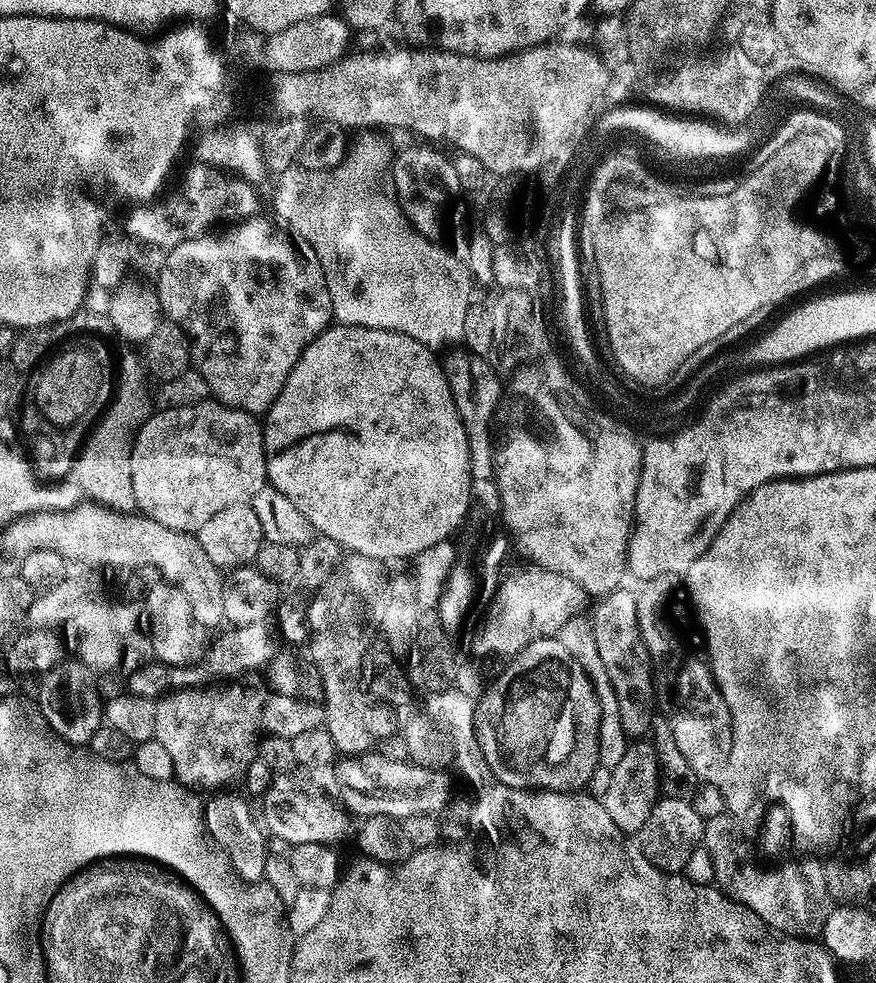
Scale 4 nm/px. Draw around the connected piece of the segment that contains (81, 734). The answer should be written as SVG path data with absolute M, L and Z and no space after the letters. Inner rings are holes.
M68 658L49 672L43 673L39 680L38 707L52 731L62 737L67 744L87 745L94 730L100 728L104 719L100 688L96 685L97 677L86 665L81 664L79 659Z

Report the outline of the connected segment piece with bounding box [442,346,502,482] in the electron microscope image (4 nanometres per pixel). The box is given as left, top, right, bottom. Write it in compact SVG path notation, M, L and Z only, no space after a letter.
M463 346L456 347L442 360L446 382L450 386L454 406L458 406L458 418L462 418L462 426L466 430L473 481L491 481L494 476L494 415L502 395L502 380L498 378L497 369L485 357L475 356Z

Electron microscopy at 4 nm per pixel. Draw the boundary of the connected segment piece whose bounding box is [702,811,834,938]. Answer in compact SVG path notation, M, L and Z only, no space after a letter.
M727 811L718 814L718 818L704 821L702 847L710 854L710 862L714 864L715 887L734 902L749 908L765 928L785 938L819 937L834 907L832 895L826 890L823 863L819 859L808 858L812 860L804 860L801 864L780 864L763 872L744 841L740 824L741 821L728 815Z

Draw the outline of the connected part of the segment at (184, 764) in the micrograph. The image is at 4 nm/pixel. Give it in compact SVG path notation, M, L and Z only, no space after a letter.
M216 682L211 686L178 688L156 700L154 738L162 742L163 748L174 761L175 779L189 790L224 790L227 784L235 780L243 781L247 768L258 759L258 738L277 736L292 741L296 735L314 730L321 723L322 708L315 700L302 700L295 694L278 694L267 686L251 688L248 684L236 683L240 682Z

